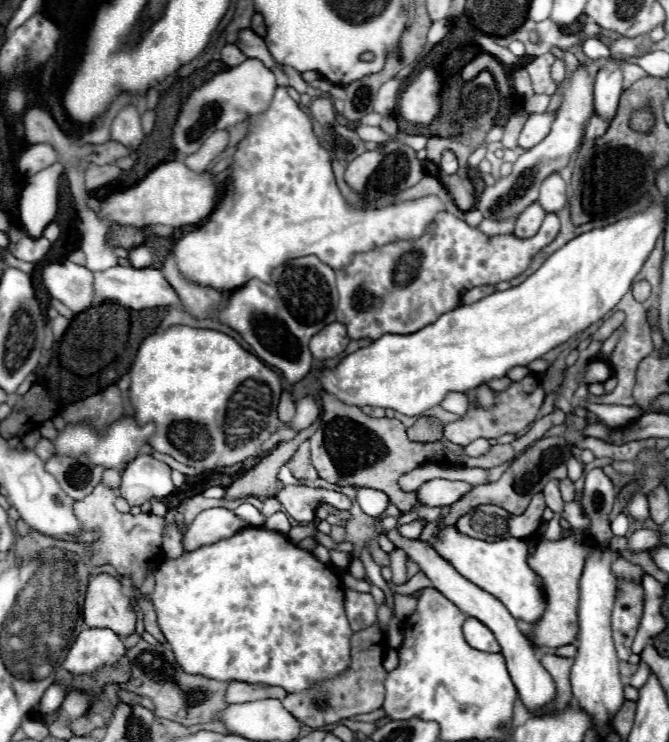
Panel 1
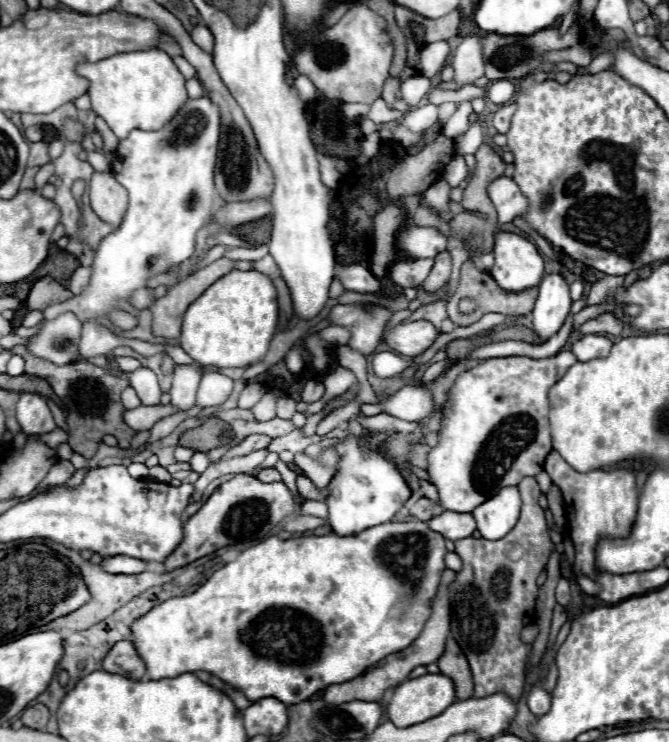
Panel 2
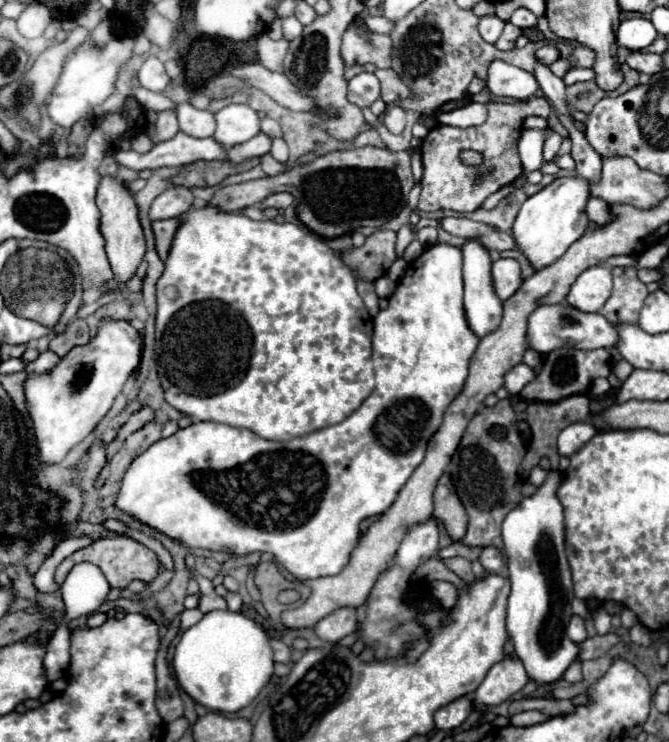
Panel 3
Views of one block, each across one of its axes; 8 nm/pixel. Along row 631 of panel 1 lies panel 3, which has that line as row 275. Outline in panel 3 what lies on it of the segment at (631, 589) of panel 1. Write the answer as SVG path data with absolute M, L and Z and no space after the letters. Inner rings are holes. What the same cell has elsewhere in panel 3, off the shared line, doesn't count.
M612 268L614 290L600 310L612 324L638 324L638 316L648 296L646 284L638 280L634 268Z

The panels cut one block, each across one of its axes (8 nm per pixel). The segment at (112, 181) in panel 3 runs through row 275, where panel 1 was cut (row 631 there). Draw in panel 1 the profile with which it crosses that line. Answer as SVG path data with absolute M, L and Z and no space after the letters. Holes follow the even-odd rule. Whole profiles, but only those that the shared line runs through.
M98 574L88 582L82 616L90 628L110 628L122 638L136 630L132 602L122 594L120 580L110 574Z

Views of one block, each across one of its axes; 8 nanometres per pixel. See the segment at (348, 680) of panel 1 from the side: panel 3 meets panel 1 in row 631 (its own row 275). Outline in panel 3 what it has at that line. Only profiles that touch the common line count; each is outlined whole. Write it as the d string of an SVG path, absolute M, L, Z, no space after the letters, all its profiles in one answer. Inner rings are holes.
M378 230L366 238L366 244L362 248L352 248L342 252L342 260L350 268L356 268L364 280L374 282L376 278L386 274L392 262L396 260L394 244L396 244L394 232Z

